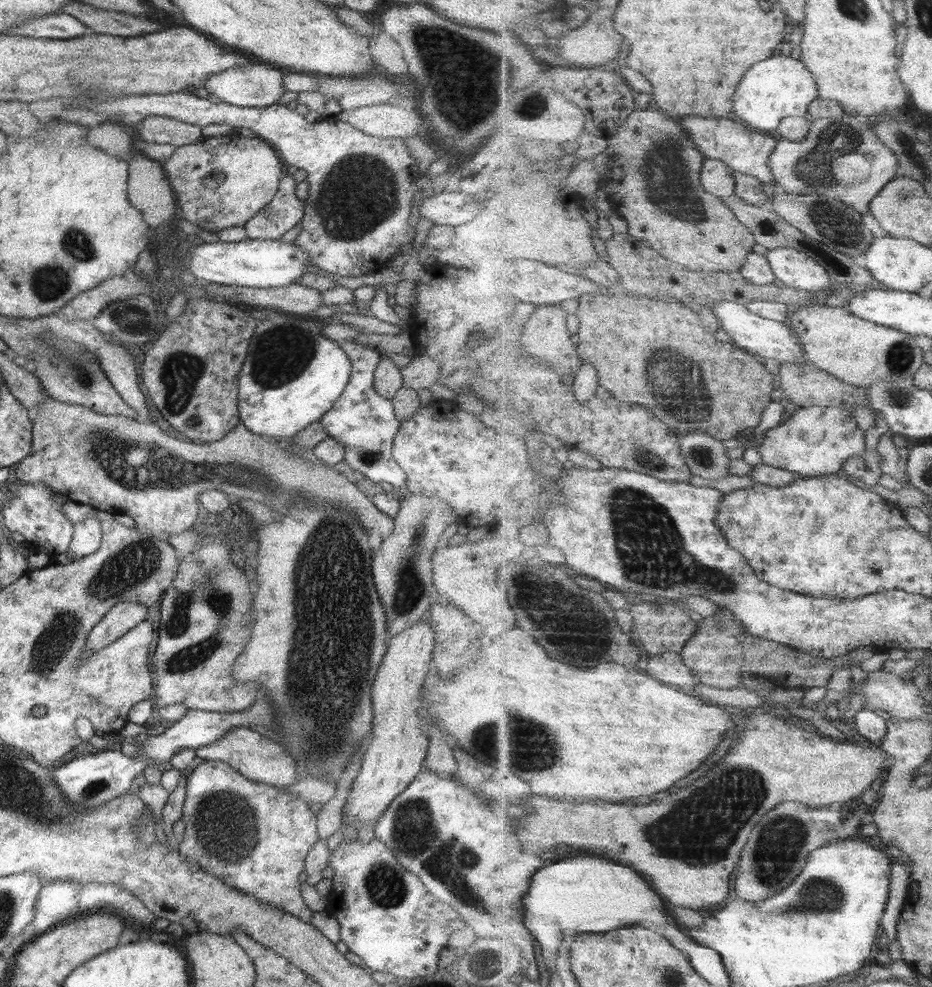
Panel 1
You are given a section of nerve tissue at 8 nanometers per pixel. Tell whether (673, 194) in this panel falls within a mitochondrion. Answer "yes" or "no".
yes

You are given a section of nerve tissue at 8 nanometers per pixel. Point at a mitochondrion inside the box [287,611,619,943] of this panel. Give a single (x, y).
(416, 831)

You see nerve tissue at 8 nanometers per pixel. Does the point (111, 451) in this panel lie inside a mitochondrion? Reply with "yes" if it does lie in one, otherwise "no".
yes

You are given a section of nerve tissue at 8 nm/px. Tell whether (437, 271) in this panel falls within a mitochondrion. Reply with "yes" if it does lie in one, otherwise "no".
no

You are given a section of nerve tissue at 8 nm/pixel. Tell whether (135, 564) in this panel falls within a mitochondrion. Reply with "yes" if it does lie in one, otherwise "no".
yes

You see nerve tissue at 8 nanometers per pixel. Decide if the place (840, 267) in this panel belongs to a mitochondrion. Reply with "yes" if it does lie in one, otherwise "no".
yes

